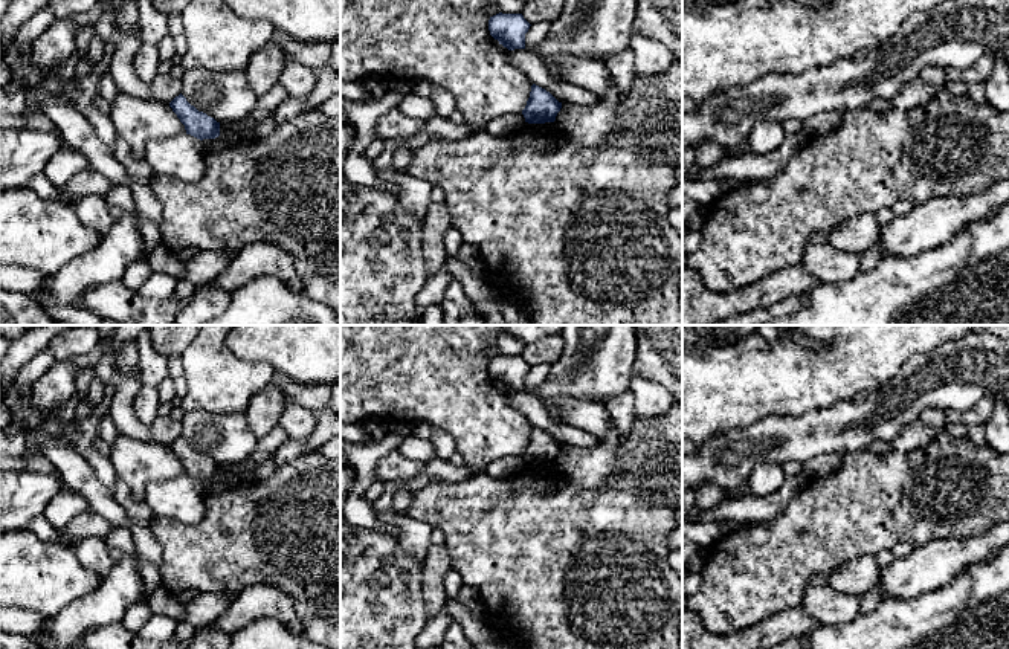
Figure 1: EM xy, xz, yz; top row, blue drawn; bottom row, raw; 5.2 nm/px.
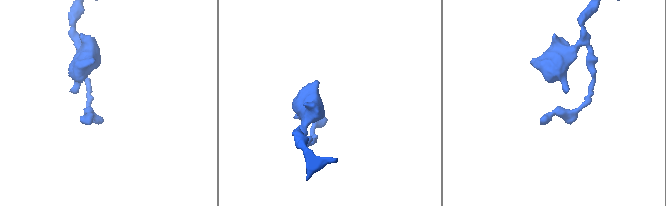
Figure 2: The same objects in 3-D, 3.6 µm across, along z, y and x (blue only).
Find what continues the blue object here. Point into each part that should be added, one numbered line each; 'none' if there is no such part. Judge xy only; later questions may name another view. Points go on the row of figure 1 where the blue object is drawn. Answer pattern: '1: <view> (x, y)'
none

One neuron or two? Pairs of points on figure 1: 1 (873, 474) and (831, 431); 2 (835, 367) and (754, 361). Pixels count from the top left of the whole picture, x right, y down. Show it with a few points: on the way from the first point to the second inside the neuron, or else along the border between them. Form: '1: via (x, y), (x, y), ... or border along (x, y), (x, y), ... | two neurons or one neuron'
1: border along (867, 448), (844, 454) | two neurons
2: via (815, 368), (774, 368) | one neuron

